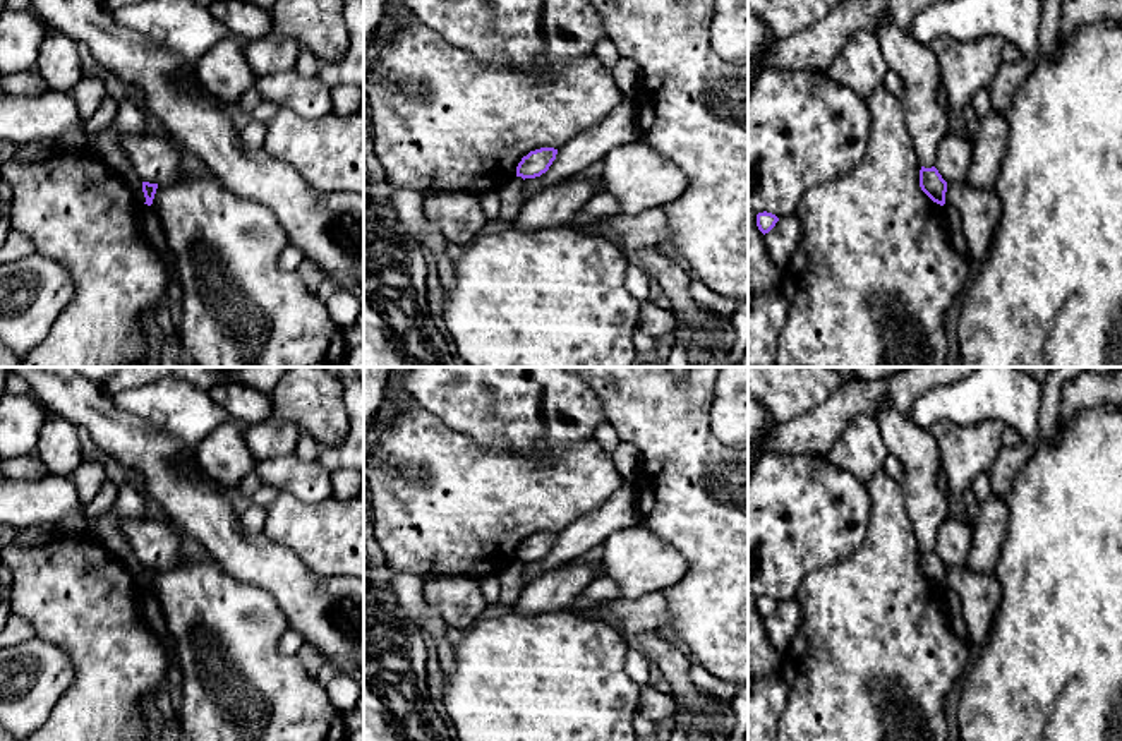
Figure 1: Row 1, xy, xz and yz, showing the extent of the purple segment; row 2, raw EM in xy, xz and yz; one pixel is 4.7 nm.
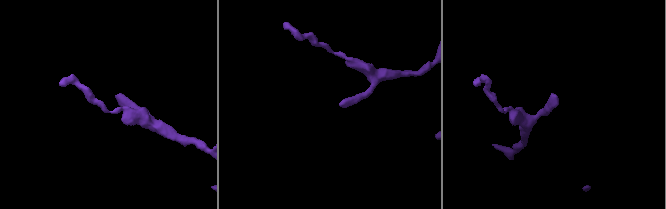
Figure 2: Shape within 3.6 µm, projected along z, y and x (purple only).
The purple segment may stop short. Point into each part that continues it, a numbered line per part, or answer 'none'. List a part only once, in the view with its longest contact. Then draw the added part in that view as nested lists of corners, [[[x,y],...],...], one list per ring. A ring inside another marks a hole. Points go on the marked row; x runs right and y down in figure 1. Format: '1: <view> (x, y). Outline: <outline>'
none

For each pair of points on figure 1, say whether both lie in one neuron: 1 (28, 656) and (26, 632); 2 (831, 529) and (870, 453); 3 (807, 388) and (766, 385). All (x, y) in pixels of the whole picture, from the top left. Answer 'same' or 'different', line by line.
1: different
2: different
3: same

